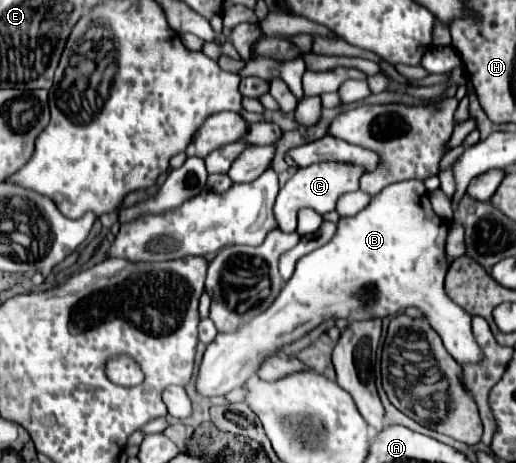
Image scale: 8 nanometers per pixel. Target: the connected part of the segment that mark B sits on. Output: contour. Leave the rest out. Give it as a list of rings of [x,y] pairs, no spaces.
[[[406,180],[386,186],[356,216],[340,218],[336,234],[328,244],[298,260],[294,276],[266,312],[236,332],[218,334],[206,346],[196,376],[196,392],[202,396],[224,396],[240,388],[246,378],[256,374],[266,356],[304,336],[324,320],[384,318],[410,306],[422,312],[456,362],[480,362],[482,350],[470,330],[472,316],[454,304],[444,290],[444,278],[450,268],[446,258],[448,232],[450,226],[430,206],[424,182]]]

